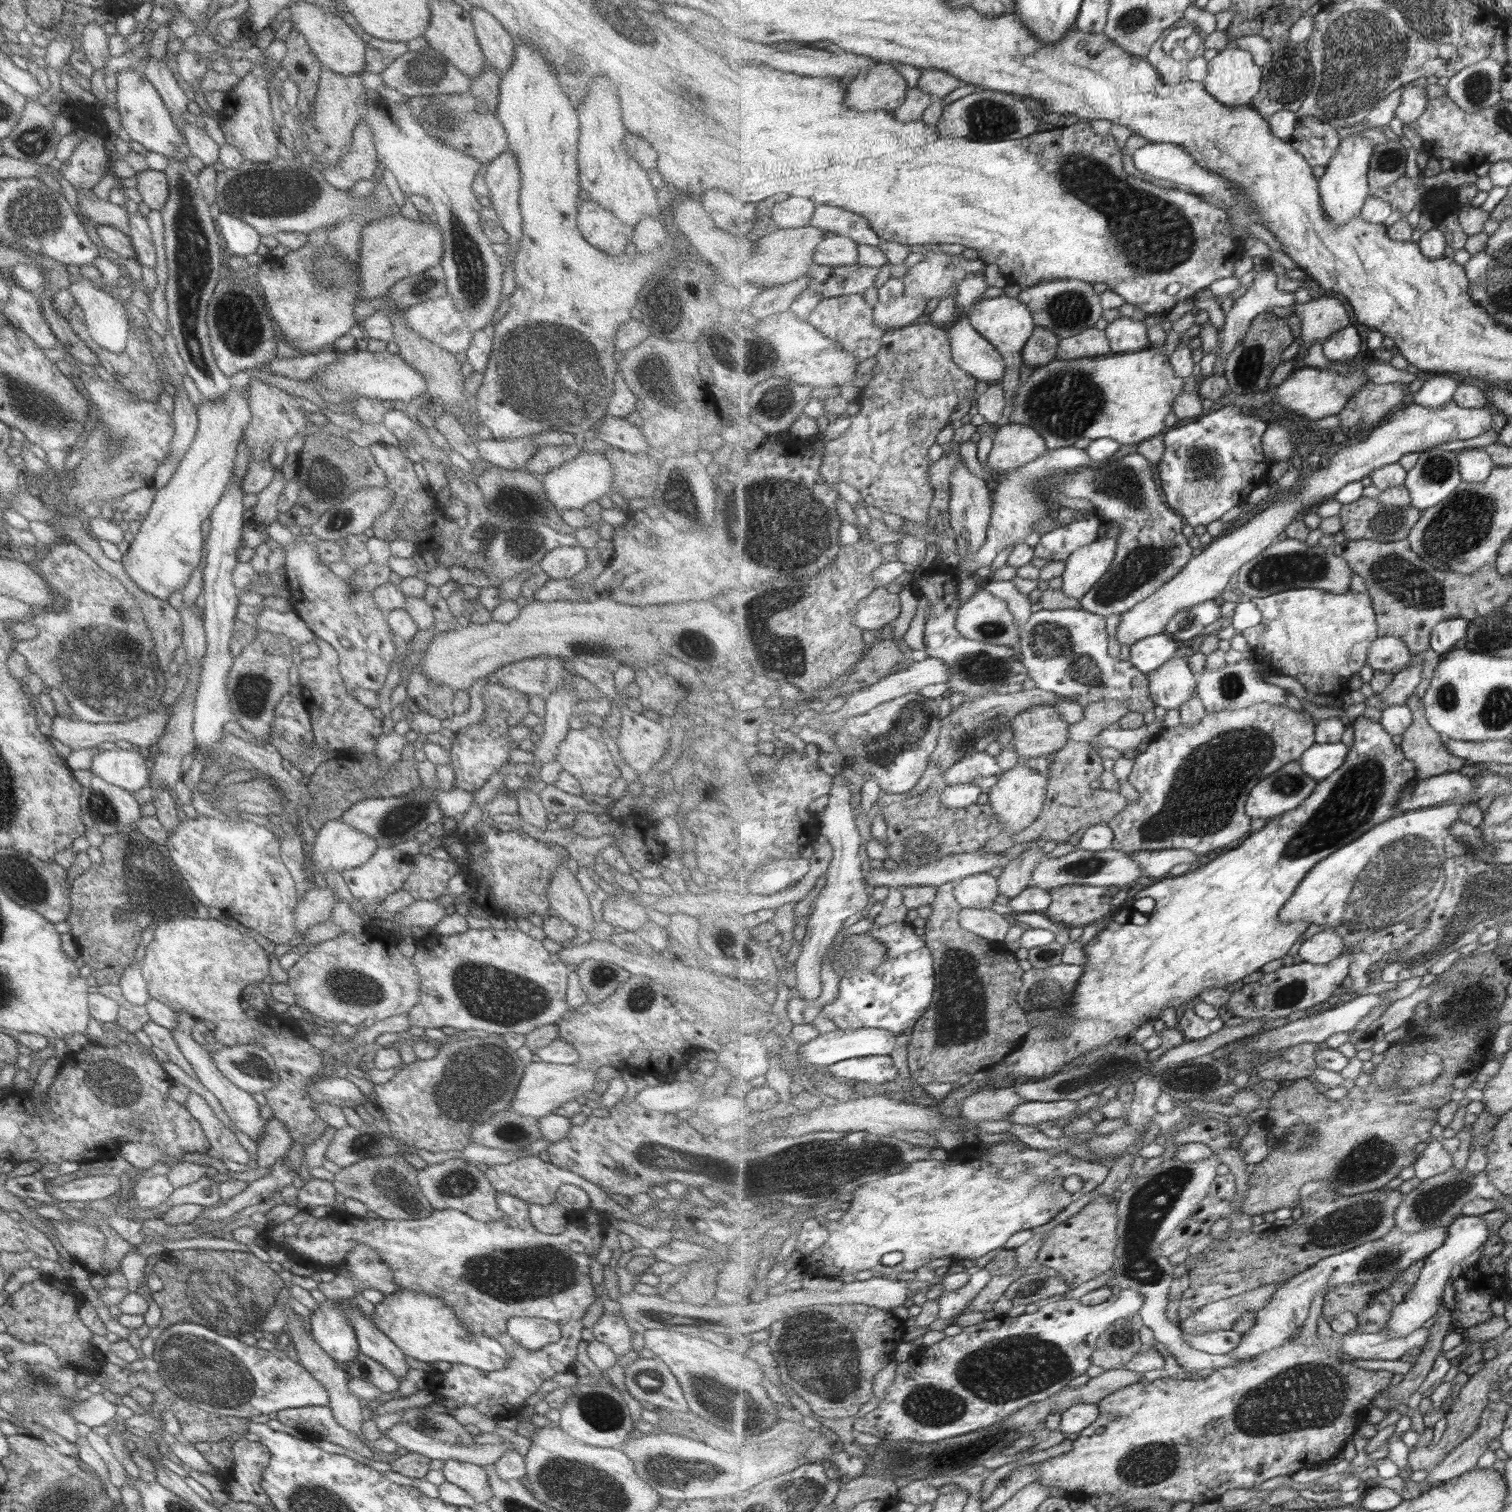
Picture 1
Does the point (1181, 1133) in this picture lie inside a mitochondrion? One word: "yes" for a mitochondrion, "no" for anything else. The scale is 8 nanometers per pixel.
no

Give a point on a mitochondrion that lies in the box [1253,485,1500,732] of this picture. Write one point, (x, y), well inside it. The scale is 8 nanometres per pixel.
(1463, 524)

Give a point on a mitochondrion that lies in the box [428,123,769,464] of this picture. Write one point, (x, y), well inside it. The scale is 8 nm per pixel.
(547, 371)

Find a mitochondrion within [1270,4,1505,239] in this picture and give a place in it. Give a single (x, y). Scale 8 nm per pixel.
(1478, 86)

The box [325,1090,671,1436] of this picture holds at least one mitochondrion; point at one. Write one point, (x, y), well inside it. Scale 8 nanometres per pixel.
(520, 1277)

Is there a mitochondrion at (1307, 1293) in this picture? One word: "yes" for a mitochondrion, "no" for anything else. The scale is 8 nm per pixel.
no

